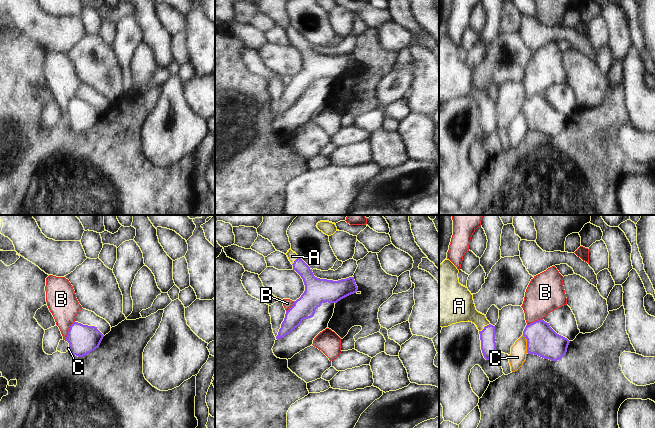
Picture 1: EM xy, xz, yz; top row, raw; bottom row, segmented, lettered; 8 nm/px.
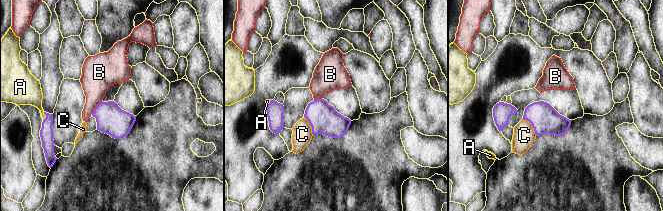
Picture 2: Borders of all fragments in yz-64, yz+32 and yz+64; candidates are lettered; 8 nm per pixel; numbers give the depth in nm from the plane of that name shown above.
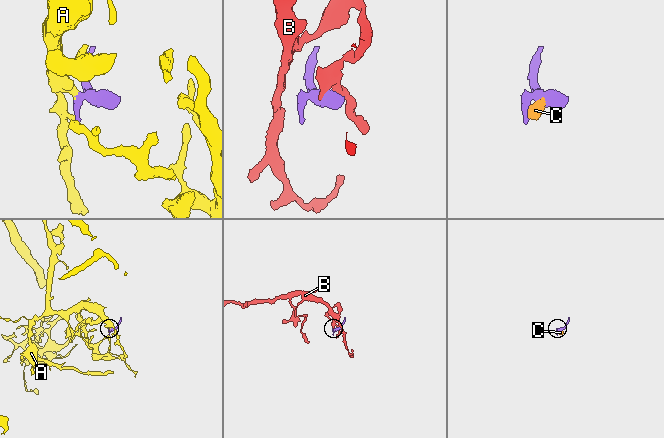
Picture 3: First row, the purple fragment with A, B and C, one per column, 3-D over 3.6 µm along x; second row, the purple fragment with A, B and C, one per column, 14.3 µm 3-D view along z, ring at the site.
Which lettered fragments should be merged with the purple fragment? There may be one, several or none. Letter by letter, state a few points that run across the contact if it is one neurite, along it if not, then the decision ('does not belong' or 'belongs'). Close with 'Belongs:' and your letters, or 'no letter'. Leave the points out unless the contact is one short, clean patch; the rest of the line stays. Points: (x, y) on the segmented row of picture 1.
A: line yz (487, 336), (487, 331), (484, 327), (471, 314), (460, 307); belongs
B: line xy (74, 321), (65, 340); does not belong
C: line yz (522, 335), (526, 339), (527, 352); does not belong
Belongs: A

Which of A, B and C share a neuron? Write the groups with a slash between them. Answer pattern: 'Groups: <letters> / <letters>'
Groups: A / B C

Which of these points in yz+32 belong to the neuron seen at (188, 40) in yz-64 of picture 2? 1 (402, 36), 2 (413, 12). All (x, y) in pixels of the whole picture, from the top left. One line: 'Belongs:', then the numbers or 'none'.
Belongs: 1

